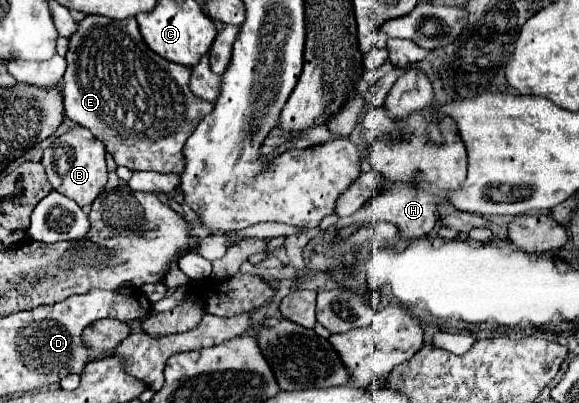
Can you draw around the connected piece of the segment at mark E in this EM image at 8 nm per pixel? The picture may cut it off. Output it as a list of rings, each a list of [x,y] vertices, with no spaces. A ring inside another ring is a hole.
[[[86,16],[78,22],[78,30],[70,36],[66,62],[68,68],[62,84],[64,112],[72,122],[78,122],[102,140],[118,166],[126,166],[130,170],[154,170],[162,174],[184,170],[184,142],[198,122],[214,108],[208,100],[192,94],[188,86],[192,68],[182,64],[178,66],[152,52],[138,30],[136,18],[110,20],[106,16]]]

